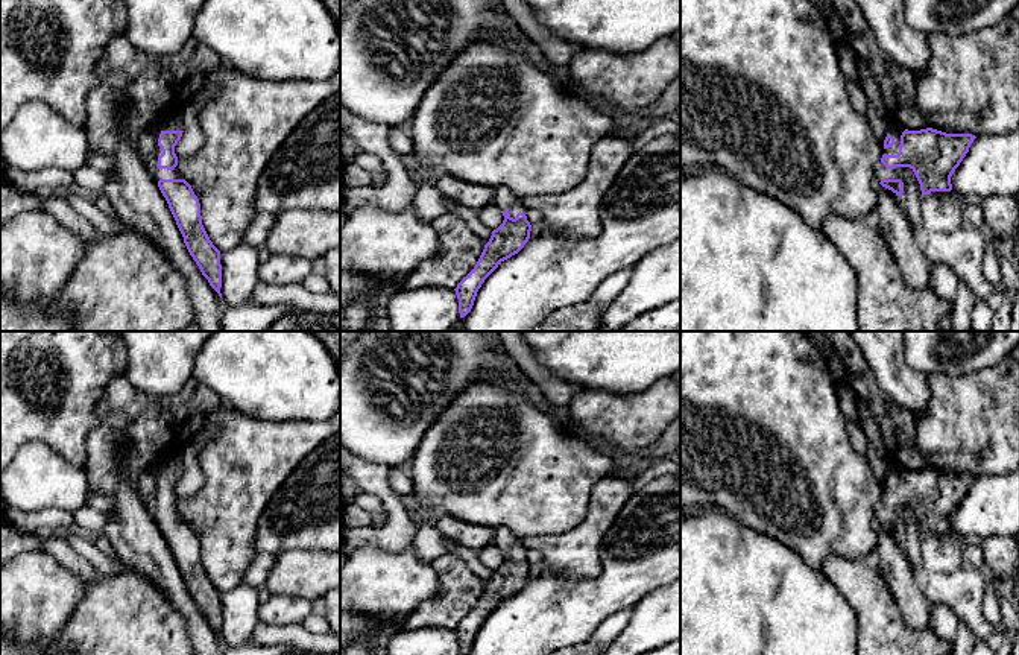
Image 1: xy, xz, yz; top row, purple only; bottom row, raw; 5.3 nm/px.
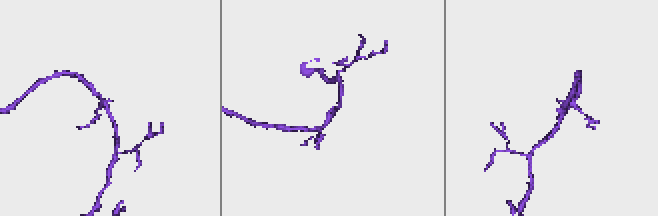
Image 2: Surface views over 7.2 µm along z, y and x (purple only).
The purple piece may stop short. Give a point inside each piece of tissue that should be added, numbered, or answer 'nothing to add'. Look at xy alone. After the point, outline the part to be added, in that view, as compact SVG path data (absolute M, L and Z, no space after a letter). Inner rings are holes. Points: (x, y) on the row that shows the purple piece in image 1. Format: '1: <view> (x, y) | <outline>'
1: xy (158, 174) | M156 147L156 157L155 157L155 170L153 170L153 176L155 181L158 182L159 179L184 179L178 166L173 170L167 170L167 169L158 169L158 157L162 153L161 147Z

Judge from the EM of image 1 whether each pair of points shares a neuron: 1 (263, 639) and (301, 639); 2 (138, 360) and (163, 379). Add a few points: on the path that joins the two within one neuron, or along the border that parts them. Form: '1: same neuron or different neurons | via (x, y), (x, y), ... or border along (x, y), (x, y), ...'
1: same neuron | via (272, 636), (292, 636)
2: same neuron | via (145, 360), (157, 373)

